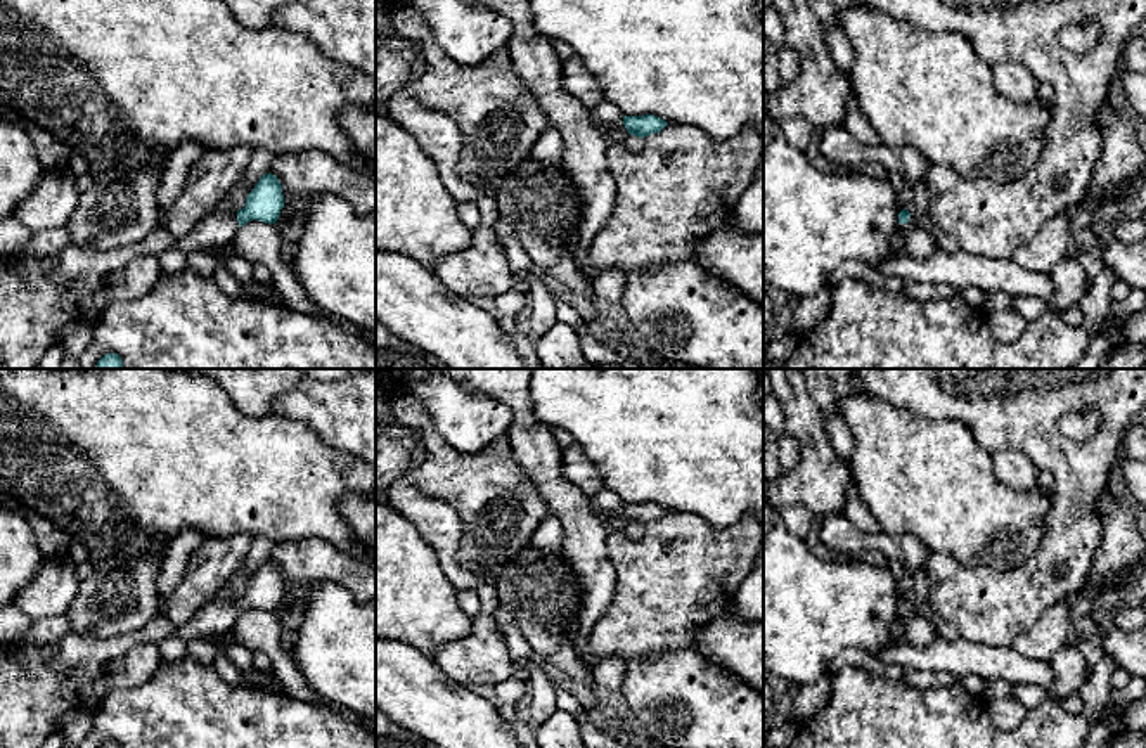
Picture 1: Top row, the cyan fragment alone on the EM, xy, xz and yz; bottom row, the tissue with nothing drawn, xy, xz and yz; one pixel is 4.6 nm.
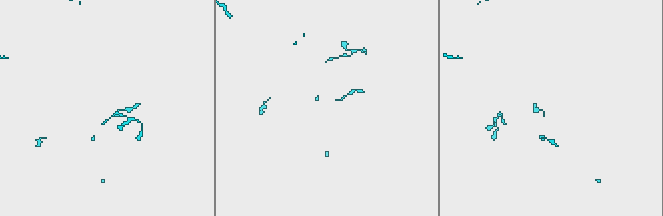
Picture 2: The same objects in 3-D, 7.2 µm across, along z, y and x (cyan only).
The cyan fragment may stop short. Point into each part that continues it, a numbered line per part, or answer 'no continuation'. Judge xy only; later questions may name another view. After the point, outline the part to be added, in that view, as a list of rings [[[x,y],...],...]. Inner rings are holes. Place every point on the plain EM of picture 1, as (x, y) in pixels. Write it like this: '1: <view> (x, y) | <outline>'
1: xy (38, 686) | [[[215,601],[180,627],[159,613],[142,629],[111,639],[69,632],[38,648],[0,646],[0,748],[40,748],[61,731],[80,691],[102,679],[106,665],[133,648],[170,637],[213,639],[229,632],[237,618],[237,601]]]

